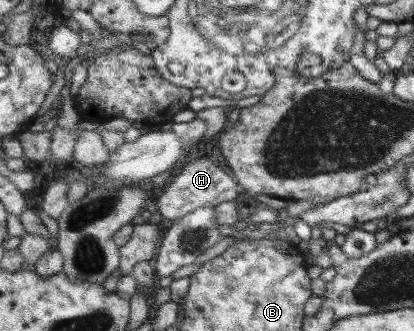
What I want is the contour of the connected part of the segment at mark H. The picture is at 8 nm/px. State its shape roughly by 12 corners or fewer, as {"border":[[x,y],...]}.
{"border":[[207,156],[187,159],[157,194],[157,217],[175,222],[241,186]]}

